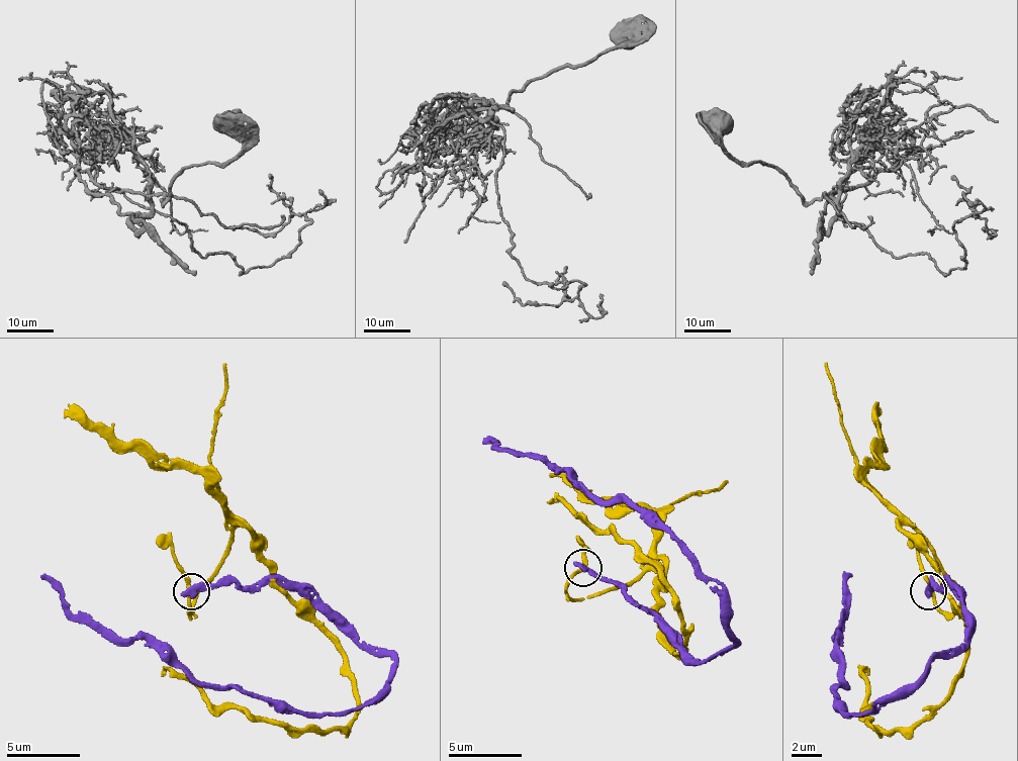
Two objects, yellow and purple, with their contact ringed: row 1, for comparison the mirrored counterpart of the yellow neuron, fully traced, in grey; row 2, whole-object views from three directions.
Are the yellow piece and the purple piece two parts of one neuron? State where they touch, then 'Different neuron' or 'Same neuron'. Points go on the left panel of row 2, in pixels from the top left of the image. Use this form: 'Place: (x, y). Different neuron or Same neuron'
Place: (191, 591). Different neuron

